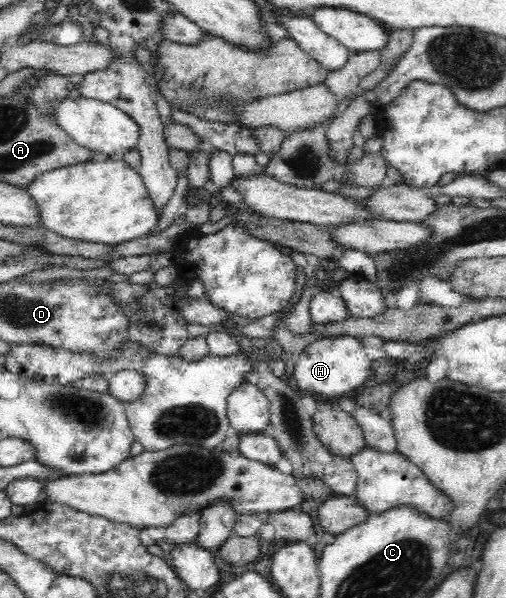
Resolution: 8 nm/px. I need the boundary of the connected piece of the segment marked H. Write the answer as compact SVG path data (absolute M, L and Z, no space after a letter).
M344 336L314 340L304 348L304 353L299 356L294 366L295 384L300 386L300 392L314 392L324 398L344 396L356 390L368 378L372 357L373 354L363 345L360 337Z

